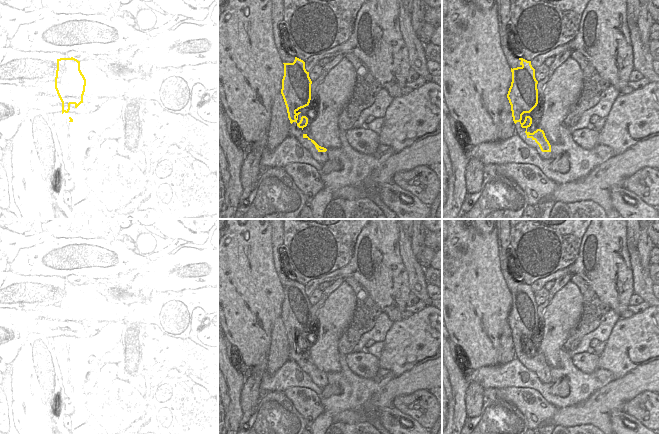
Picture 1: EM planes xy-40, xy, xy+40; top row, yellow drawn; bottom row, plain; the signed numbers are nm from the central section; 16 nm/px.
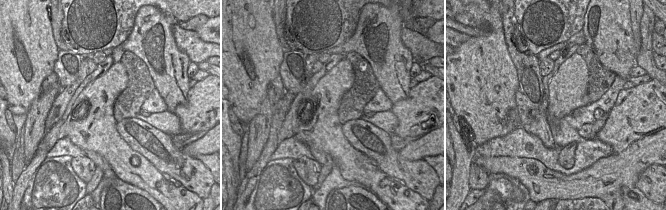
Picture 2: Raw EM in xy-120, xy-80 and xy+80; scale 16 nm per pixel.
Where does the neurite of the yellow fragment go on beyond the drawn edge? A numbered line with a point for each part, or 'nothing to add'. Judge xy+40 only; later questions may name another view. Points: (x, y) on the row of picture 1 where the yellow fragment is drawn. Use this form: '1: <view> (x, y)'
1: xy+40 (544, 155)

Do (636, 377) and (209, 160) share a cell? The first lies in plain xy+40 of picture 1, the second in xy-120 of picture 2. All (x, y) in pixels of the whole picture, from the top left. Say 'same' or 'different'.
different

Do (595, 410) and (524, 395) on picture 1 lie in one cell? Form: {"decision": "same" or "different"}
{"decision": "same"}

